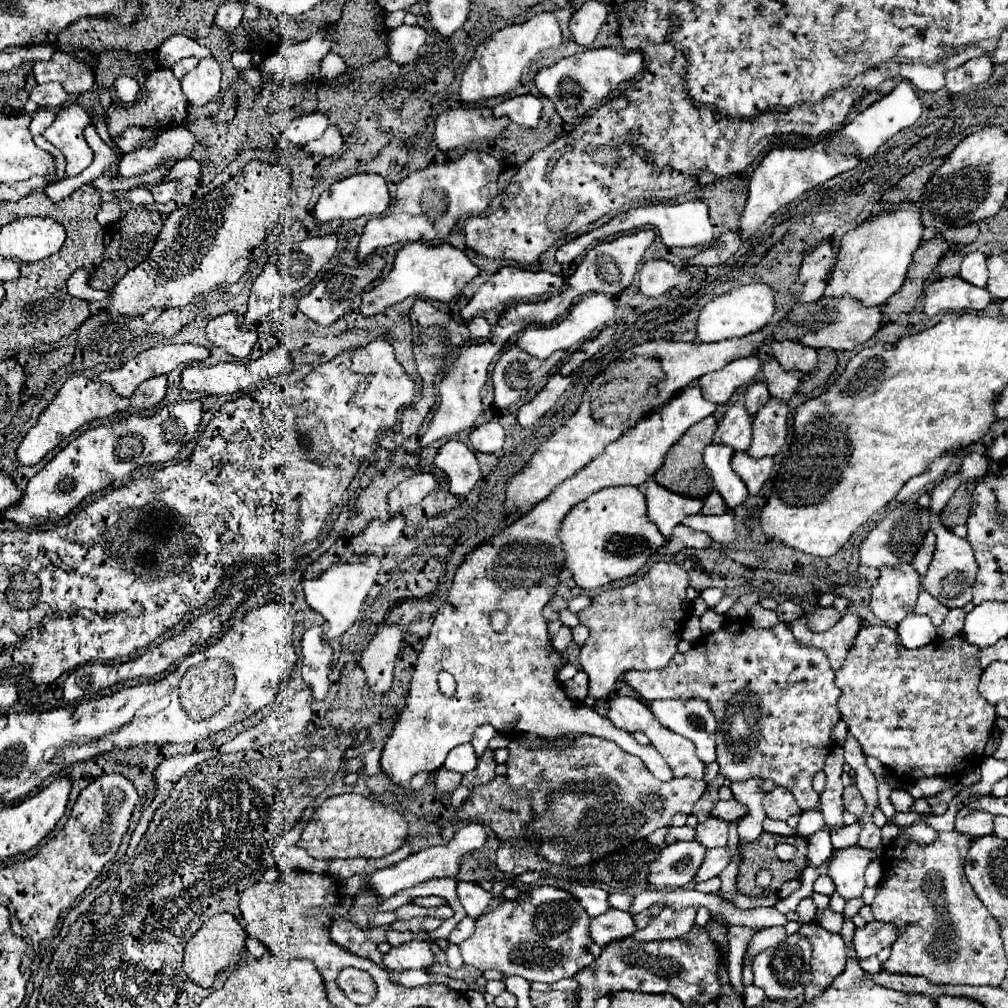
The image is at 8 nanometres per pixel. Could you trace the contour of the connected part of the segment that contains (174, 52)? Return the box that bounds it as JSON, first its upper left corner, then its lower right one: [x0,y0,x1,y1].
[159,34,213,68]

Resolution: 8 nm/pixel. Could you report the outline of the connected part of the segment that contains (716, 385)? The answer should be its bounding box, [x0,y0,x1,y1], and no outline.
[699,356,763,404]

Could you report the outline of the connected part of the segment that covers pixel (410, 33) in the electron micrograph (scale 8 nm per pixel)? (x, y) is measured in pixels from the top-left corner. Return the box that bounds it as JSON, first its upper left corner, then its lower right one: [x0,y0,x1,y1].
[389,26,425,64]

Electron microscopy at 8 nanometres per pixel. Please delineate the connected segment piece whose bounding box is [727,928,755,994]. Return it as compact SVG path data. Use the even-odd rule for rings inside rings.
M729 928L729 980L733 986L737 986L737 992L743 992L741 982L741 966L743 966L743 952L747 948L747 942L753 938L755 930L749 928Z

